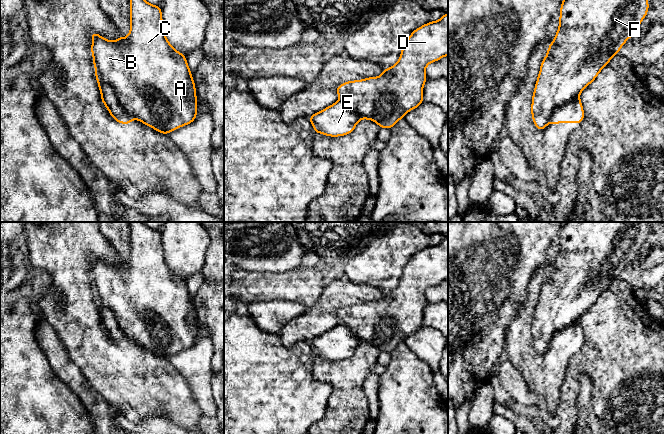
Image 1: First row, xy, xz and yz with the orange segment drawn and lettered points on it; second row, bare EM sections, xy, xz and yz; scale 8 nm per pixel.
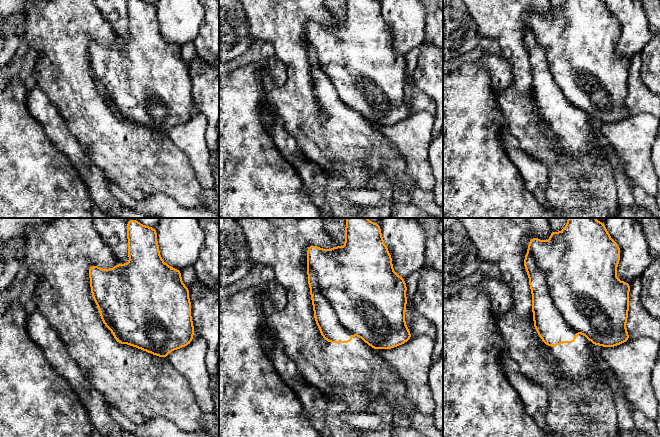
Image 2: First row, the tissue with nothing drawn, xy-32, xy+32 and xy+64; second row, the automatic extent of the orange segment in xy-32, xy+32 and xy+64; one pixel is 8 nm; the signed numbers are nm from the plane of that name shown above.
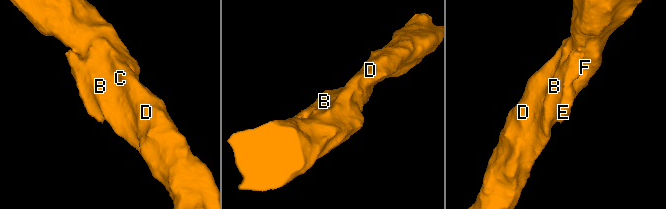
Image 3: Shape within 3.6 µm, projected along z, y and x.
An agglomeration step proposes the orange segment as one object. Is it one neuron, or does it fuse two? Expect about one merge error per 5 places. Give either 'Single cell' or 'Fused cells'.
Fused cells

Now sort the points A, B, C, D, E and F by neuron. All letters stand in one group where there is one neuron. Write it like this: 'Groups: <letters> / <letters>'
Groups: A B C D F / E

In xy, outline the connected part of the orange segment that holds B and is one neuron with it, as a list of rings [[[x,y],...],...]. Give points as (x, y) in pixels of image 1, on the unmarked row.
[[[130,222],[130,247],[127,261],[119,259],[116,265],[105,263],[97,256],[91,258],[91,277],[96,296],[114,314],[123,333],[143,348],[165,359],[189,349],[197,340],[195,307],[186,280],[174,273],[165,259],[160,230],[152,229],[143,222]]]

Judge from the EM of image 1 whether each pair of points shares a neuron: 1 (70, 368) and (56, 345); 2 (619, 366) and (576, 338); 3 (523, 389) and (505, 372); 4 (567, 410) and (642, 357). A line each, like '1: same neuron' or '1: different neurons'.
1: same neuron
2: different neurons
3: same neuron
4: same neuron

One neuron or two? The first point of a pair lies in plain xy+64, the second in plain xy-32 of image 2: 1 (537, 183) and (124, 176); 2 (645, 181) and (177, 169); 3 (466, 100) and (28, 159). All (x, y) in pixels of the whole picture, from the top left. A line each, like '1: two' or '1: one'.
1: two
2: two
3: one

